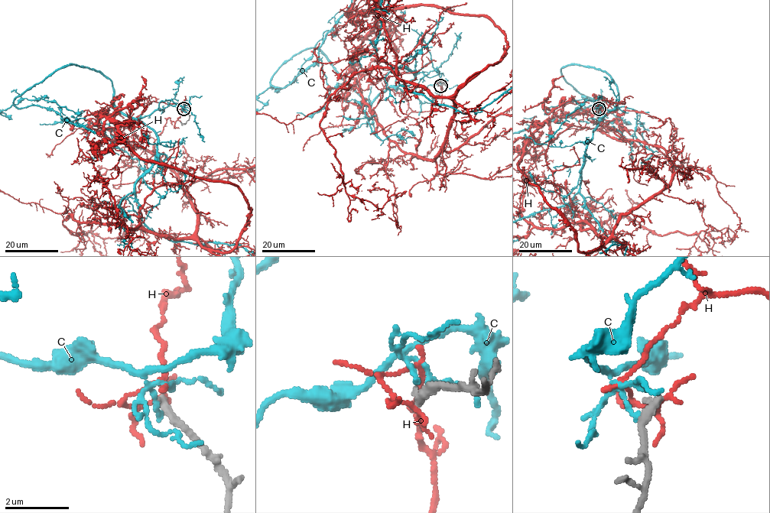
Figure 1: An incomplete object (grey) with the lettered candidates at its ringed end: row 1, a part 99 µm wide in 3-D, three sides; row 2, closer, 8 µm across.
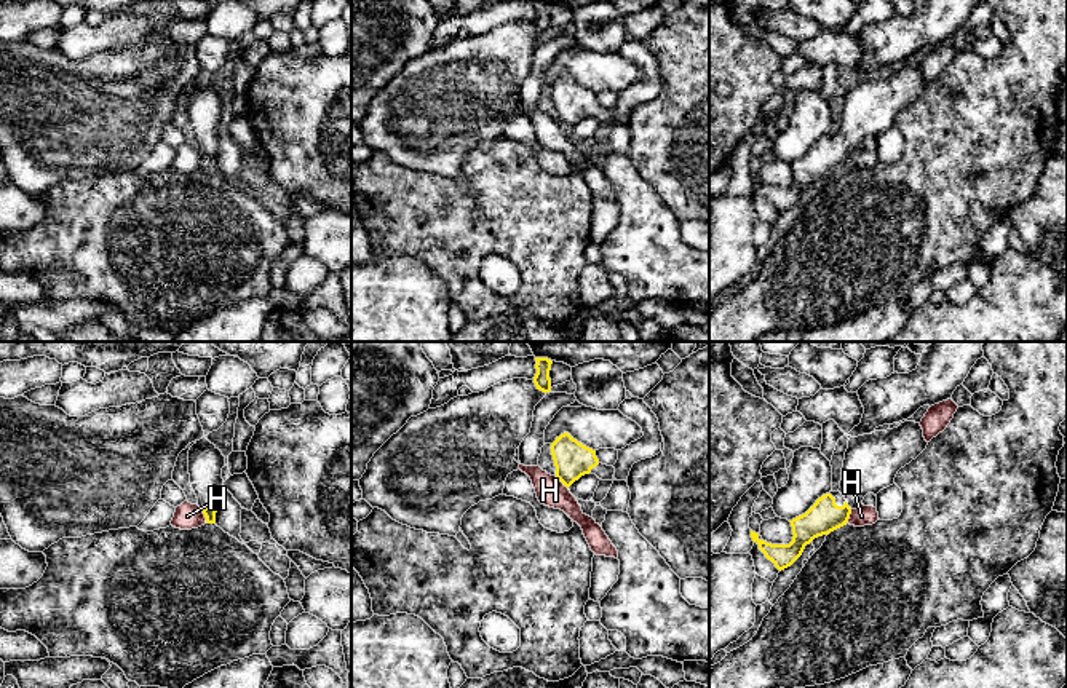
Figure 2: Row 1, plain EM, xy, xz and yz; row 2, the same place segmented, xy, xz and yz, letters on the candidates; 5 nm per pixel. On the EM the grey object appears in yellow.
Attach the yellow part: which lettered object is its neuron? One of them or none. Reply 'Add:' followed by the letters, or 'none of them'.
Add: none of them

